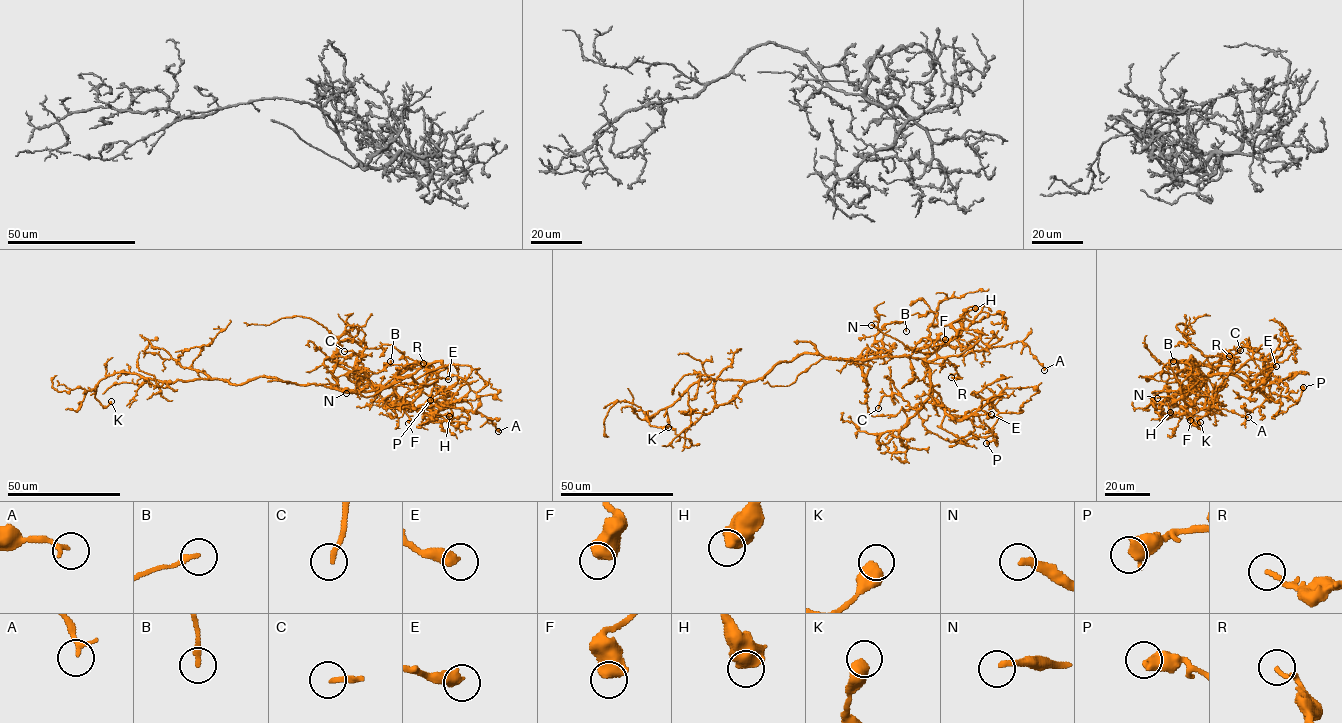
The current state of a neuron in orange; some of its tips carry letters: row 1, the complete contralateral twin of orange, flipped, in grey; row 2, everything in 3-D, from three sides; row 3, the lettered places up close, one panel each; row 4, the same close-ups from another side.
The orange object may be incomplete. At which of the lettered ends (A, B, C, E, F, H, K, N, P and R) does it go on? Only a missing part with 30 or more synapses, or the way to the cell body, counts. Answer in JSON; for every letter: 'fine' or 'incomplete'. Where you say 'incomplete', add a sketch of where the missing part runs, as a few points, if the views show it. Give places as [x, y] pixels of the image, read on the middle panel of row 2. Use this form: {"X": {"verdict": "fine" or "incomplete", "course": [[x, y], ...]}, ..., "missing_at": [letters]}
{"A": {"verdict": "fine"}, "B": {"verdict": "fine"}, "C": {"verdict": "fine"}, "E": {"verdict": "incomplete", "course": [[991, 414], [1002, 431], [997, 436], [986, 433]]}, "F": {"verdict": "fine"}, "H": {"verdict": "fine"}, "K": {"verdict": "fine"}, "N": {"verdict": "incomplete", "course": [[871, 325], [862, 324], [845, 315], [830, 330], [812, 337], [795, 371], [793, 395], [796, 404], [787, 415]]}, "P": {"verdict": "fine"}, "R": {"verdict": "fine"}, "missing_at": ["E", "N"]}

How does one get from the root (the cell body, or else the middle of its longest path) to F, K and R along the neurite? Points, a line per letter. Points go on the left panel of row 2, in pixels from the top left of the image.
F: (294, 383), (371, 391), (392, 385), (403, 399), (399, 404), (410, 419), (408, 423)
K: (294, 383), (262, 376), (239, 384), (160, 382), (116, 373), (99, 382), (94, 395), (103, 406), (111, 401)
R: (294, 383), (371, 391), (392, 385), (409, 407), (421, 390), (428, 374), (423, 363)

